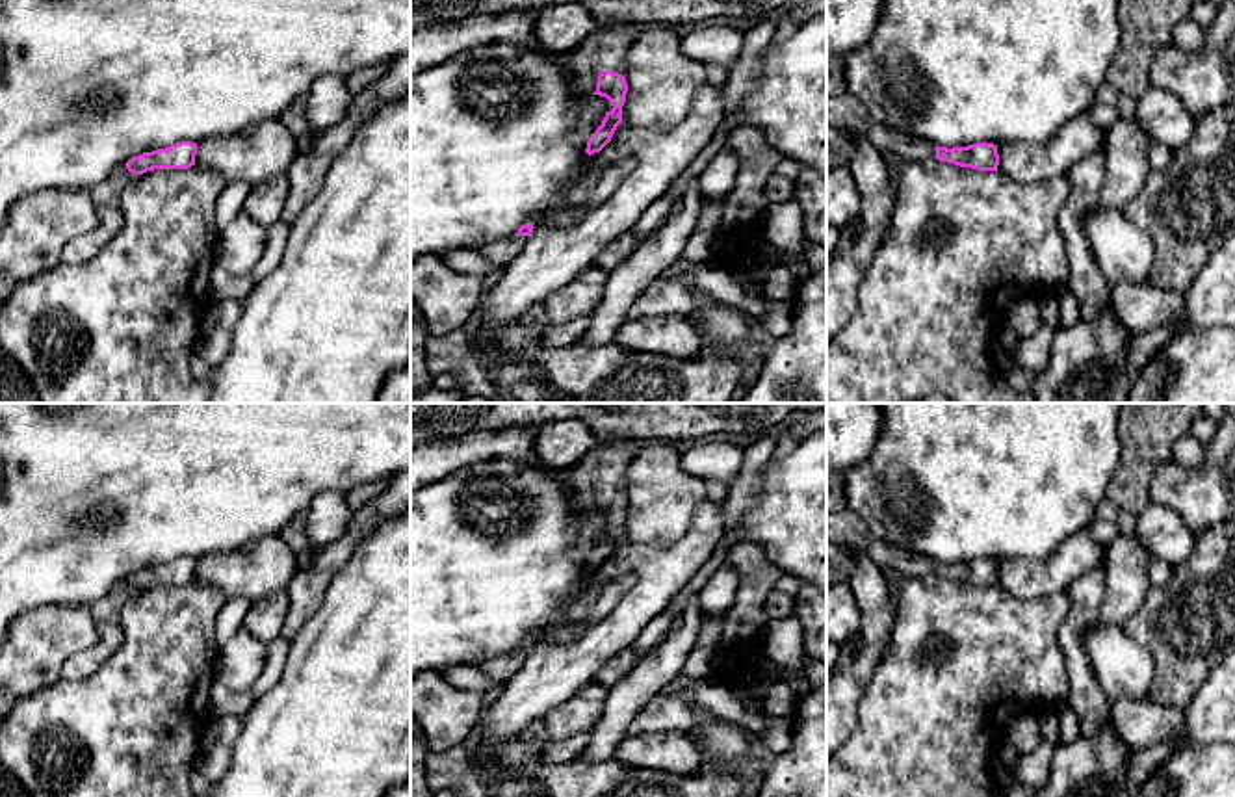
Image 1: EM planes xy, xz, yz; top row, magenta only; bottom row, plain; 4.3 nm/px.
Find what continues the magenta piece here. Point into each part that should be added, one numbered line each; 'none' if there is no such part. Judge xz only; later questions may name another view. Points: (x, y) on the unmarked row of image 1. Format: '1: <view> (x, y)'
1: xz (606, 465)

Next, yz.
1: yz (844, 528)

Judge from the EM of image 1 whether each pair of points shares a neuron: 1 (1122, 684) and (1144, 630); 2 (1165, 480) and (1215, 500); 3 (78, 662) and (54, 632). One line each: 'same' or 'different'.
1: different
2: same
3: different

